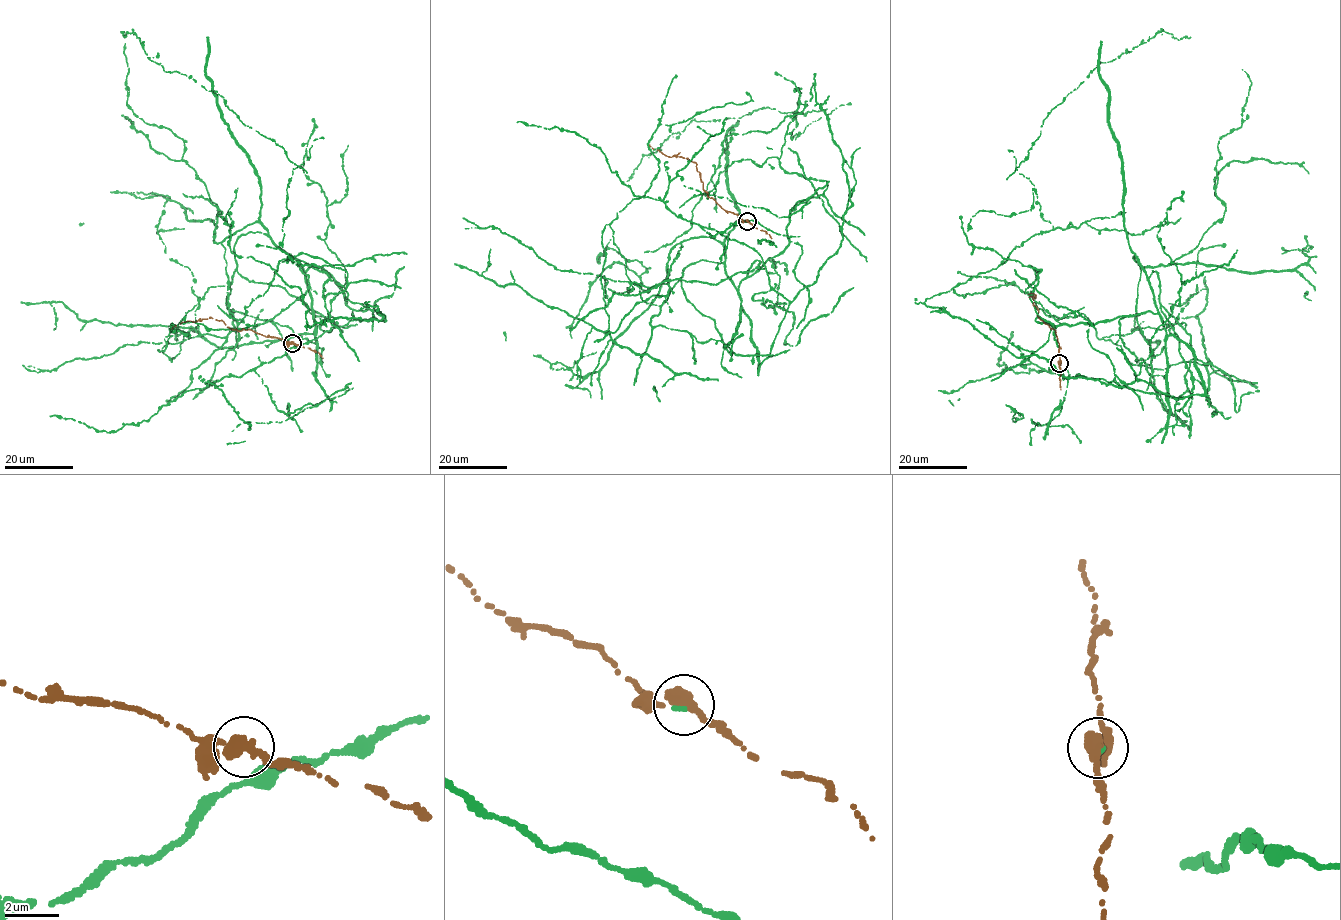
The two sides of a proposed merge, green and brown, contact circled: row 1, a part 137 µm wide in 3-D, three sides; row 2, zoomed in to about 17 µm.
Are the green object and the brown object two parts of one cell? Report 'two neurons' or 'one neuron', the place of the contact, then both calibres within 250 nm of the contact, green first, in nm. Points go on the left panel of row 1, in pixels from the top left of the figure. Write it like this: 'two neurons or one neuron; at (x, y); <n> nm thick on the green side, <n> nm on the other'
two neurons; at (292, 343); 130 nm thick on the green side, 400 nm on the other

